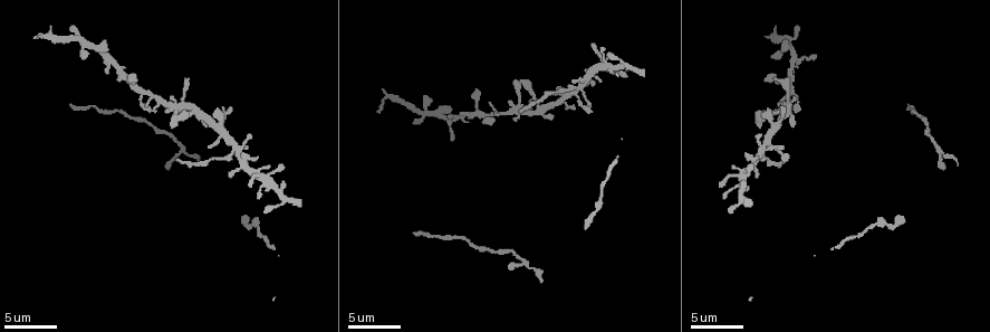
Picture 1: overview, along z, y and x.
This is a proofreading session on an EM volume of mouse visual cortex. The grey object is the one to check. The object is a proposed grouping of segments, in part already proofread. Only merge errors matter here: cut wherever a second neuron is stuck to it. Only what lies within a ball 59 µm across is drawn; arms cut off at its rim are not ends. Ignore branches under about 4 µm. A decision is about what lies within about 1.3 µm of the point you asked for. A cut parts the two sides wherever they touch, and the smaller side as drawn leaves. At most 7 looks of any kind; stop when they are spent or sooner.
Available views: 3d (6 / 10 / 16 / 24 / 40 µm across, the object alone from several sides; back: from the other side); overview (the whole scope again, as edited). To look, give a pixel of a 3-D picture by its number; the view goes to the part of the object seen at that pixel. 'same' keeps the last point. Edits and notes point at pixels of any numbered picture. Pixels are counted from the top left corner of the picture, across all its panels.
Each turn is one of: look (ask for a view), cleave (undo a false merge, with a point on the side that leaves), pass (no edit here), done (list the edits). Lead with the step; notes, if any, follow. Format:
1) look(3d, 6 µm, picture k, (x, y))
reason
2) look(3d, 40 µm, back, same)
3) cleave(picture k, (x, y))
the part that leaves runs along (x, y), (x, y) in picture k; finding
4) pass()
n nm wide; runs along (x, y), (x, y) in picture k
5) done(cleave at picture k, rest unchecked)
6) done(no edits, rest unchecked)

look(3d, 16 µm, picture 1, (48, 34))
thick turns thin

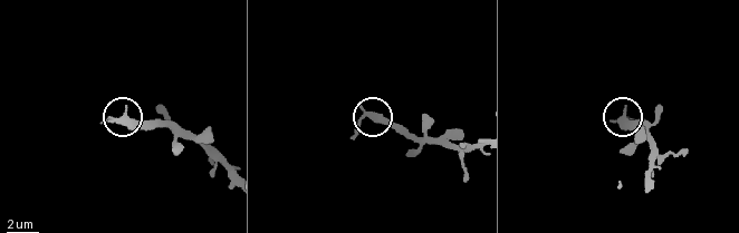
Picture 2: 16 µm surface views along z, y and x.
pass()
all the same neuron

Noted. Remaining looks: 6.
look(3d, 10 µm, picture 1, (450, 124))
a fork

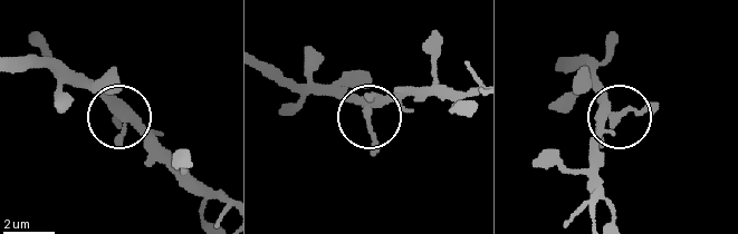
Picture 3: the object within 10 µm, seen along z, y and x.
pass()
320 nm wide; all the same neuron

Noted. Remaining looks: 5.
look(3d, 10 µm, picture 1, (230, 154))

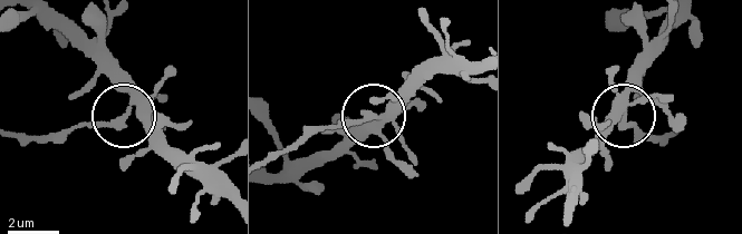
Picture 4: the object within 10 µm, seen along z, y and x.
look(3d, 6 µm, picture 4, (127, 117))

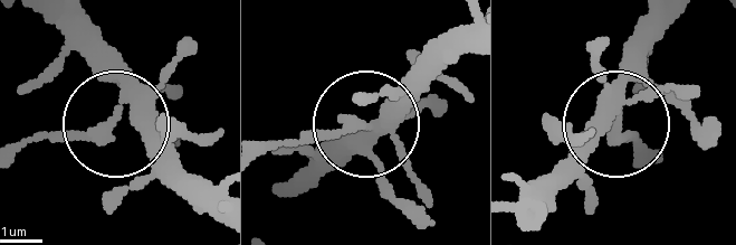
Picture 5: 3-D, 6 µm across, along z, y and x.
cleave(picture 5, (19, 144))
340 nm wide; the part that leaves runs along (72, 131), (10, 145) in picture 5; two neurons meet here

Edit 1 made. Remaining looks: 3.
look(3d, 6 µm, picture 1, (170, 105))
three arms meet

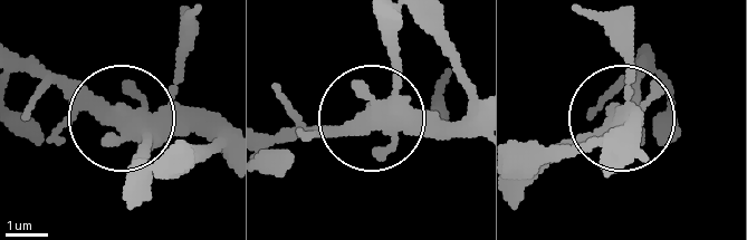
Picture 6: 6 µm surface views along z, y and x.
pass()
390 nm wide; runs along (139, 105), (131, 116), (227, 126) in picture 6; continuous, no second neuron

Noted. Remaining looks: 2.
done(cleave at picture 5, rest unchecked)

